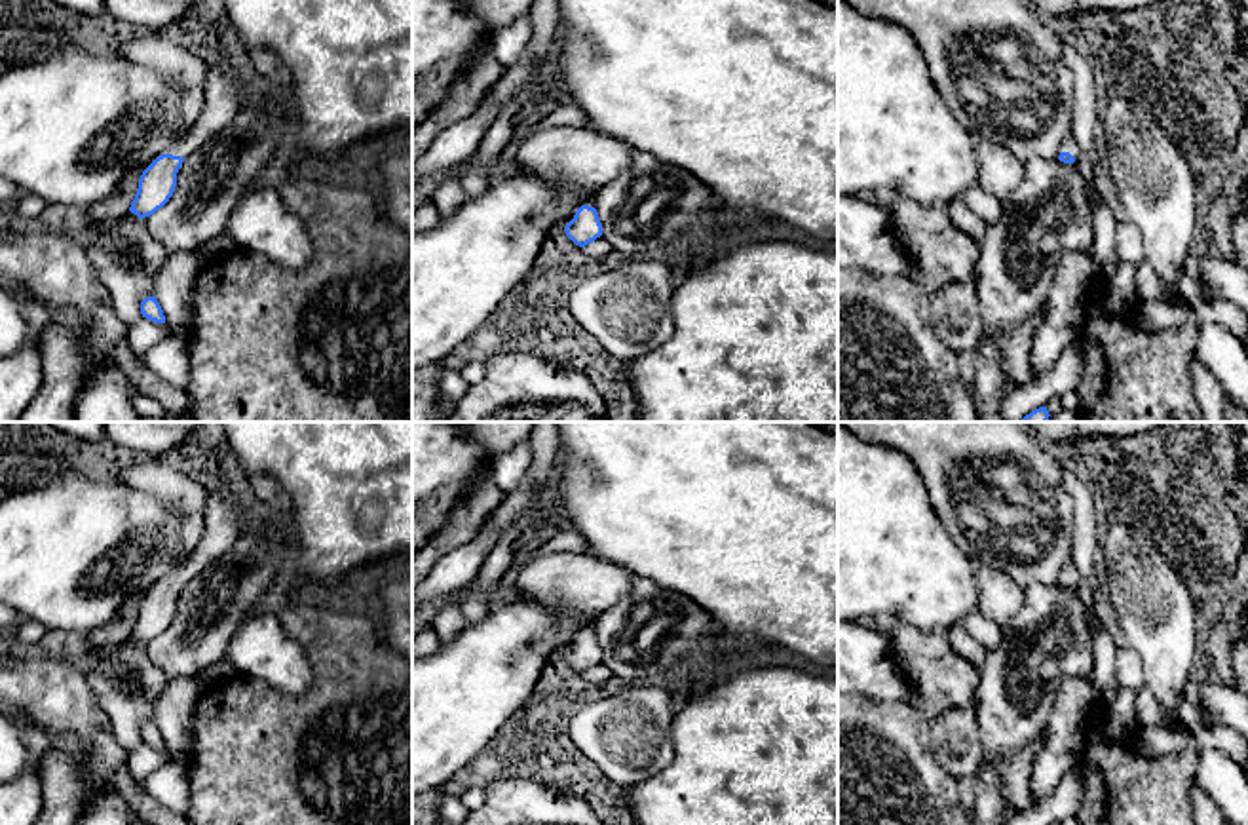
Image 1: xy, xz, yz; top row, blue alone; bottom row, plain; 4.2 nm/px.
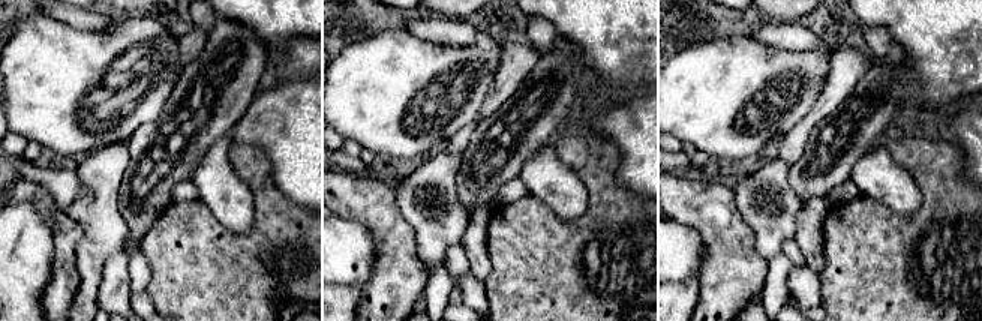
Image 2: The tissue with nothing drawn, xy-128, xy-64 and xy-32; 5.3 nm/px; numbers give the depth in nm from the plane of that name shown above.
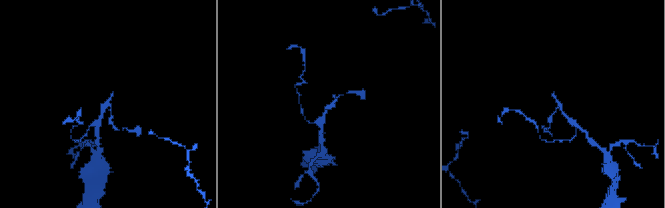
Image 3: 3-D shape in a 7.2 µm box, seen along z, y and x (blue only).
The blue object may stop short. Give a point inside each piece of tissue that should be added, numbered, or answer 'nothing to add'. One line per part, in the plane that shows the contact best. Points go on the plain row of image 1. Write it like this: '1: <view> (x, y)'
1: xy (223, 521)

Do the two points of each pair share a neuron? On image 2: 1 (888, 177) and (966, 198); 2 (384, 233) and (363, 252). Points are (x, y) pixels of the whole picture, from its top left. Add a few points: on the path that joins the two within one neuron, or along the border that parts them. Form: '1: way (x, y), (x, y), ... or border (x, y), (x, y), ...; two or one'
1: border (894, 158), (921, 195), (906, 216); two
2: border (348, 218), (374, 237), (377, 258), (371, 275); two

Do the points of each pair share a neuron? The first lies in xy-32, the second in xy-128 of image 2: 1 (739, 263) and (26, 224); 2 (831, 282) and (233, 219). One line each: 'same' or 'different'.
1: different
2: different

